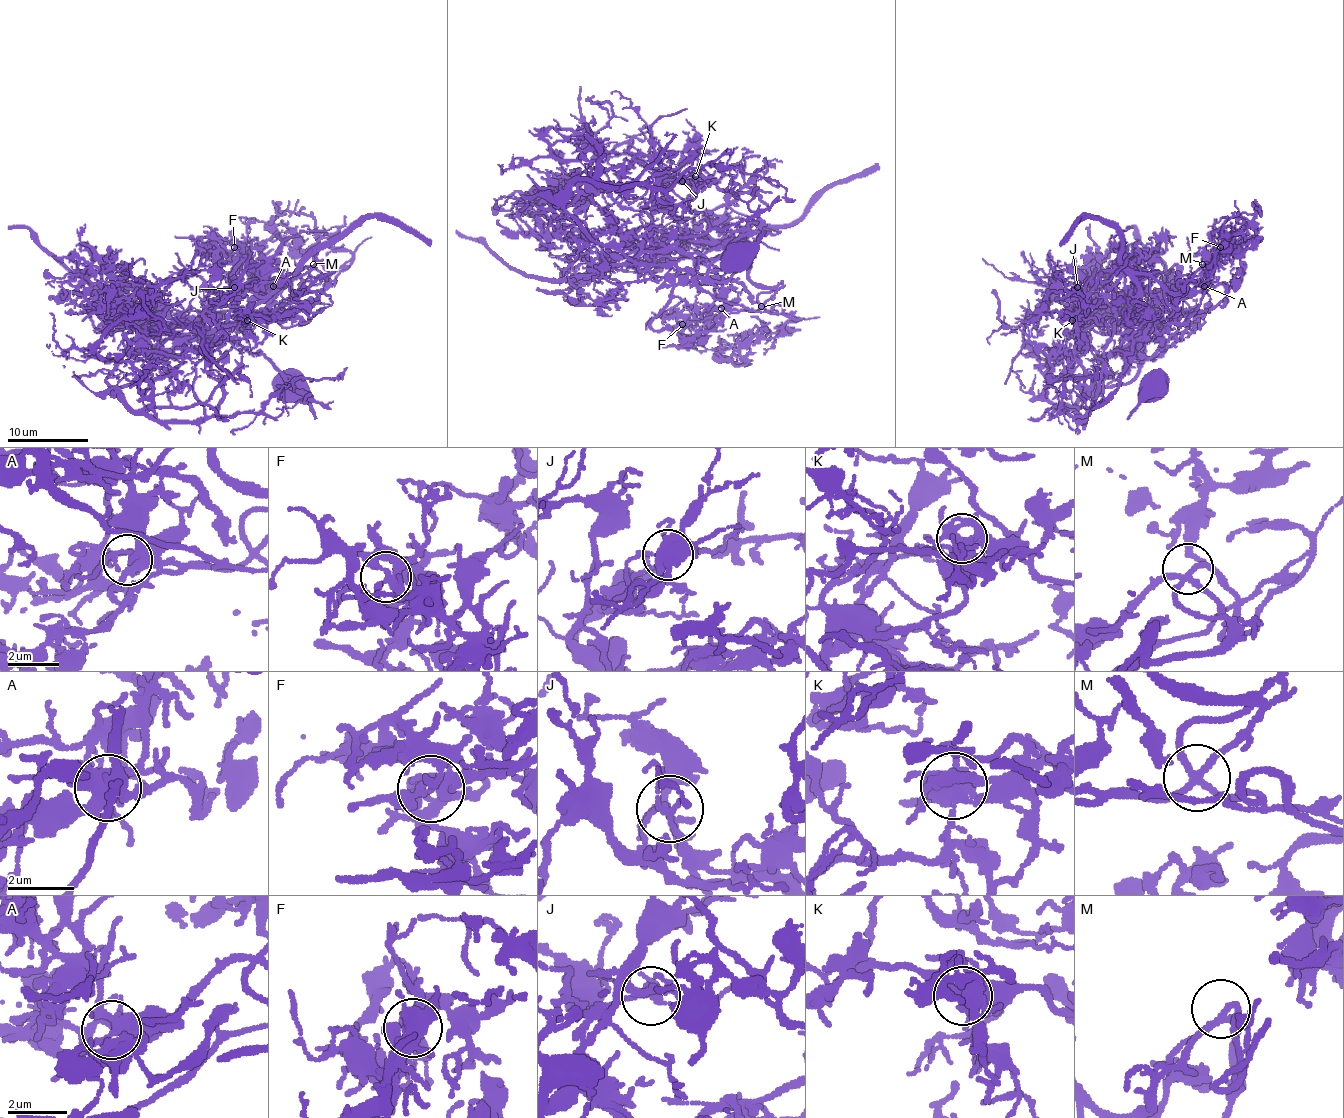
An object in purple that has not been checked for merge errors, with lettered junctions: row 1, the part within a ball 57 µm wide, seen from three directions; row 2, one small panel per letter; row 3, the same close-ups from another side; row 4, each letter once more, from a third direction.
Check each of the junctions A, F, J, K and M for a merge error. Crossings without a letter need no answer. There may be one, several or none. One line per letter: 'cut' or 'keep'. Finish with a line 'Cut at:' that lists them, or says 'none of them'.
A: keep
F: keep
J: cut
K: cut
M: keep
Cut at: J, K

